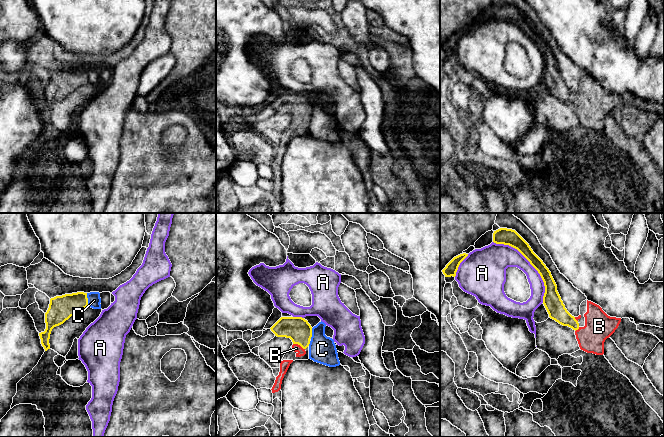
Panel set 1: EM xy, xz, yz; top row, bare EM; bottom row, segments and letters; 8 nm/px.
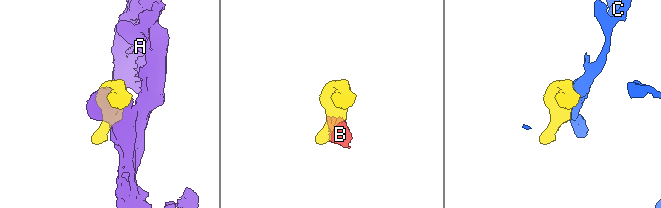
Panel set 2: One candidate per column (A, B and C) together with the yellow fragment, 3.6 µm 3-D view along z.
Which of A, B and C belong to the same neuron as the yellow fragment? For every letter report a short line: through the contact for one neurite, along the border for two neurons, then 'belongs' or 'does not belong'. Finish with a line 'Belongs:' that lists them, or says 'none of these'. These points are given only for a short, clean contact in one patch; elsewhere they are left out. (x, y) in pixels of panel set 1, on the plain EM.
A: does not belong
B: belongs
C: does not belong
Belongs: B

